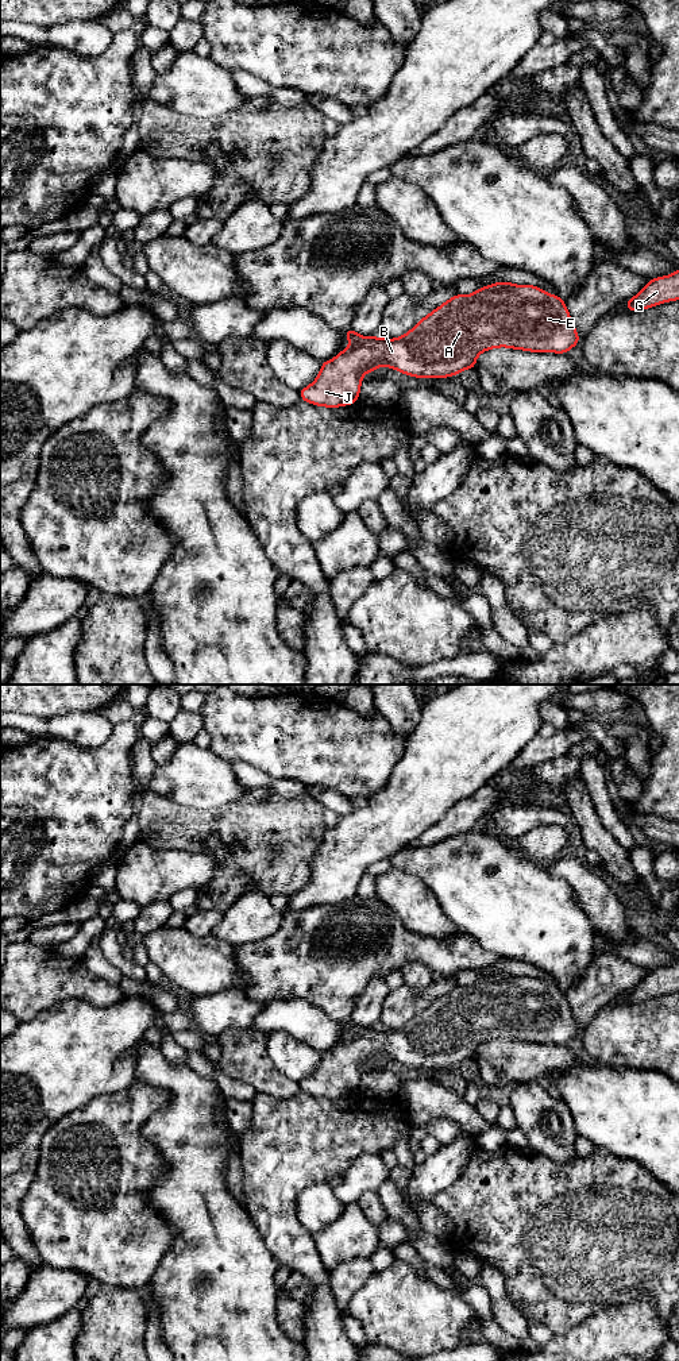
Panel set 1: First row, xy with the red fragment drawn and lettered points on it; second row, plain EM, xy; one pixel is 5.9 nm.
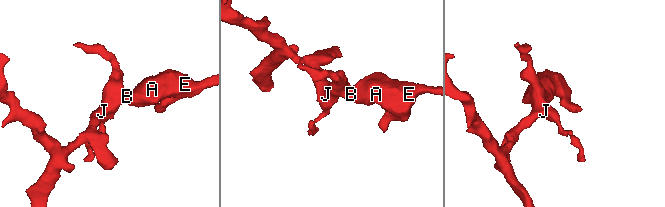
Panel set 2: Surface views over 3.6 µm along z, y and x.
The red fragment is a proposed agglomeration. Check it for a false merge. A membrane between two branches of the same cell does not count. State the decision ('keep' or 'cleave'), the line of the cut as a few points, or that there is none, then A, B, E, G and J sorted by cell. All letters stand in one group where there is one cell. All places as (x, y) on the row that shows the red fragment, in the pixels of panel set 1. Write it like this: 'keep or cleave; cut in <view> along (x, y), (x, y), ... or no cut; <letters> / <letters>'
keep; no cut; A B E G J

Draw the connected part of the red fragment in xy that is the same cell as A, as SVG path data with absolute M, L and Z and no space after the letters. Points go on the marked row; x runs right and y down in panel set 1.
M499 281L464 296L455 294L397 339L363 338L351 327L343 331L350 347L321 363L317 378L298 394L316 406L340 408L359 400L363 374L381 365L416 378L447 378L475 369L483 351L508 347L531 352L566 354L580 342L564 300L535 285Z

